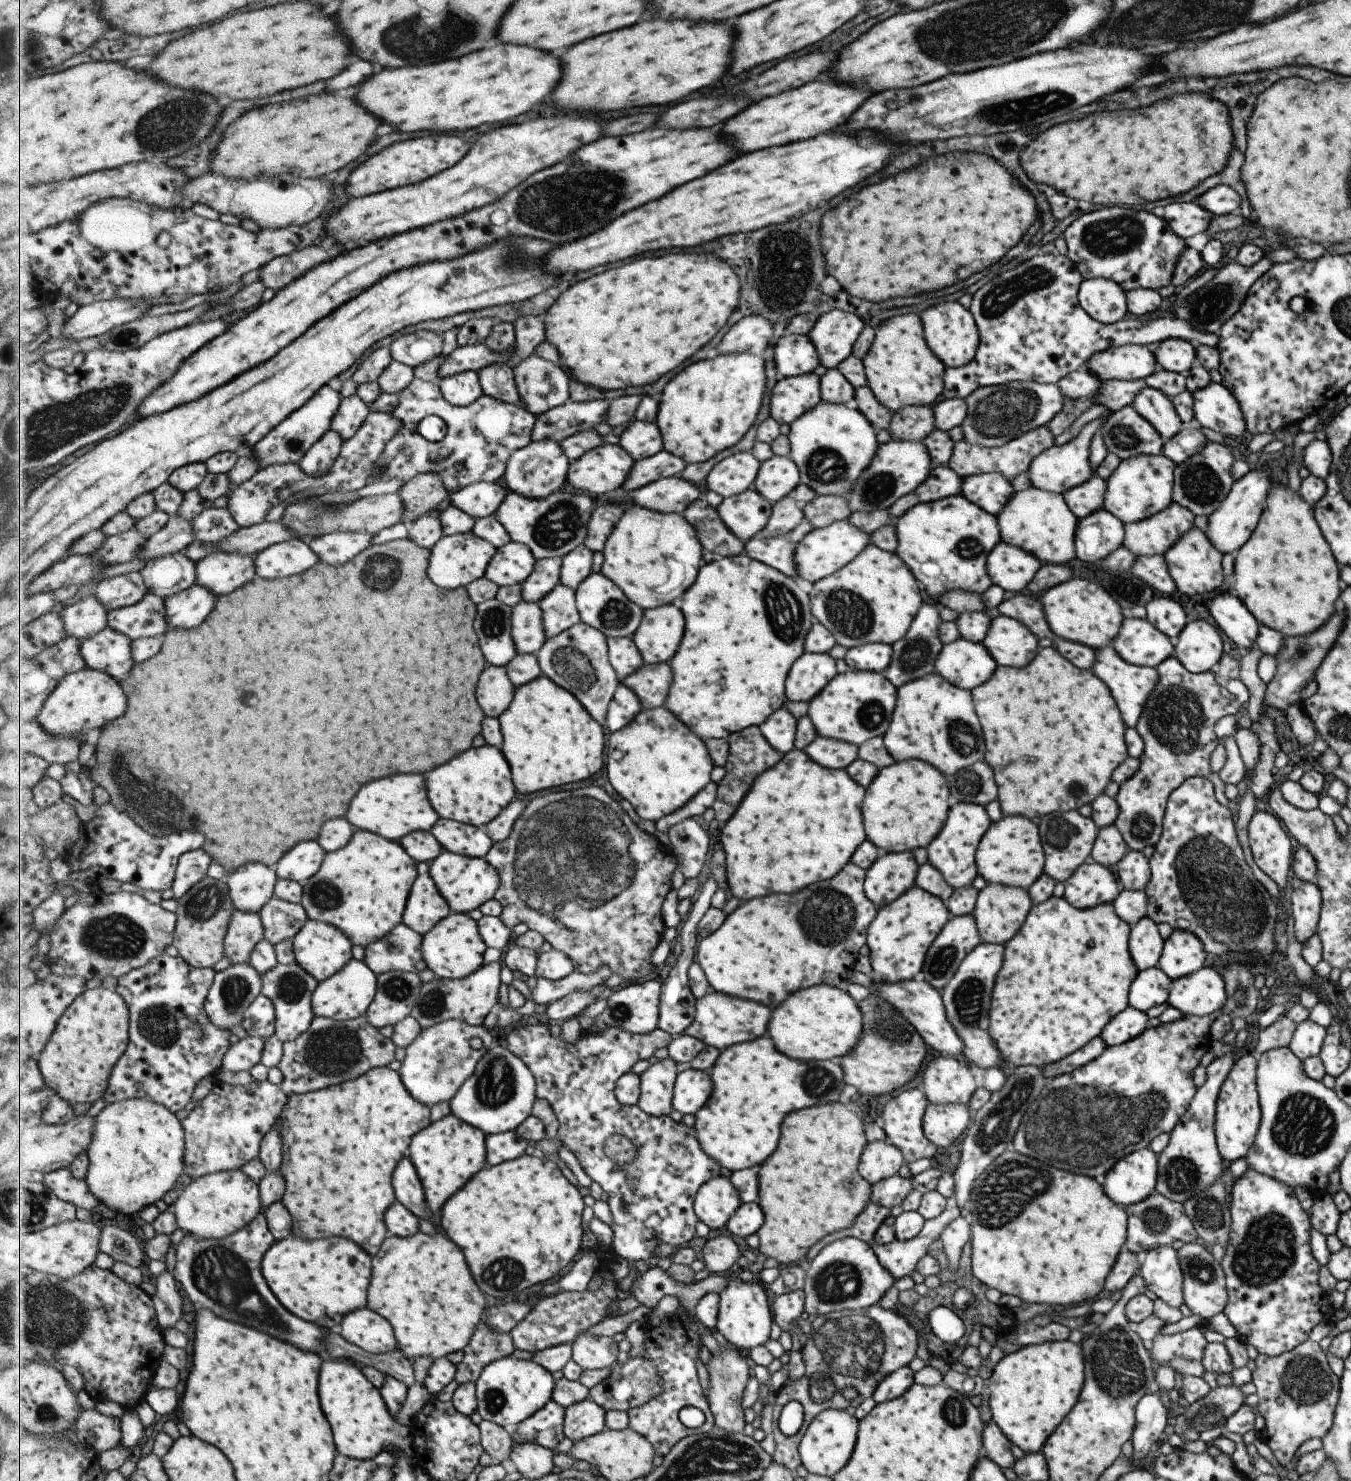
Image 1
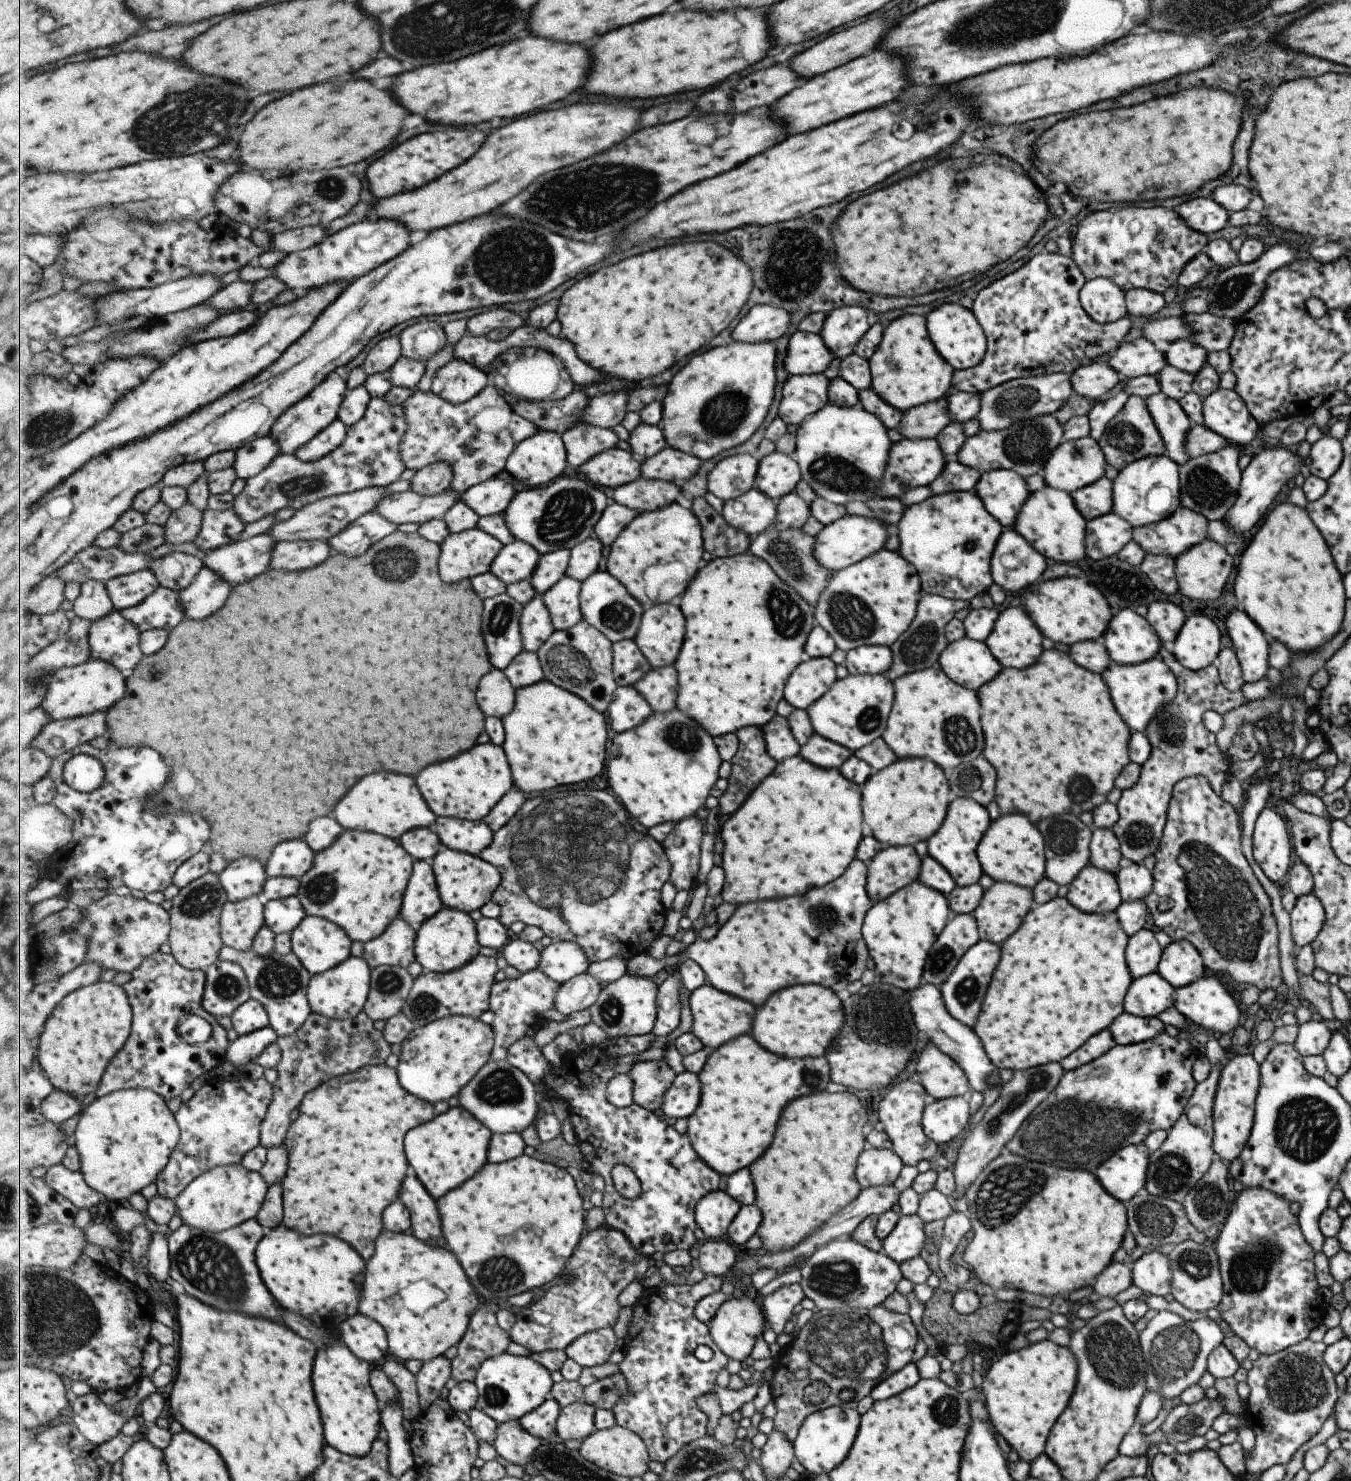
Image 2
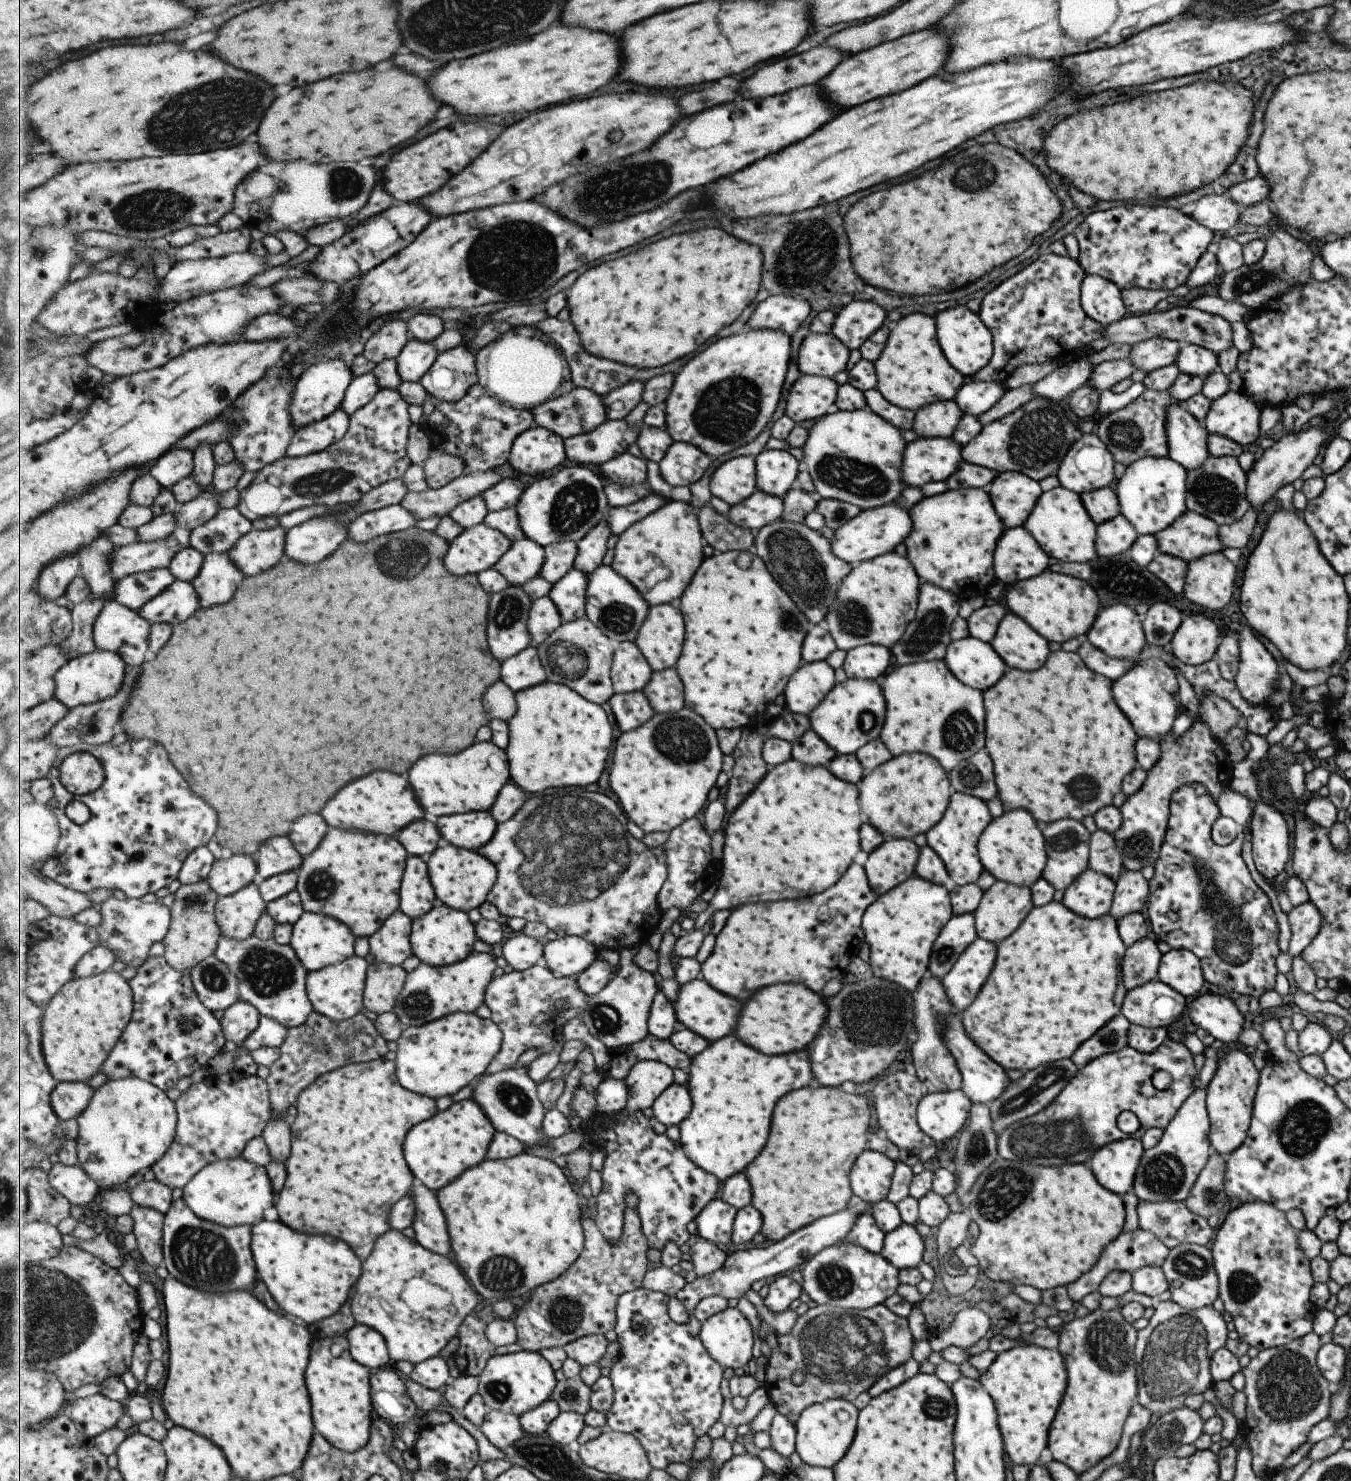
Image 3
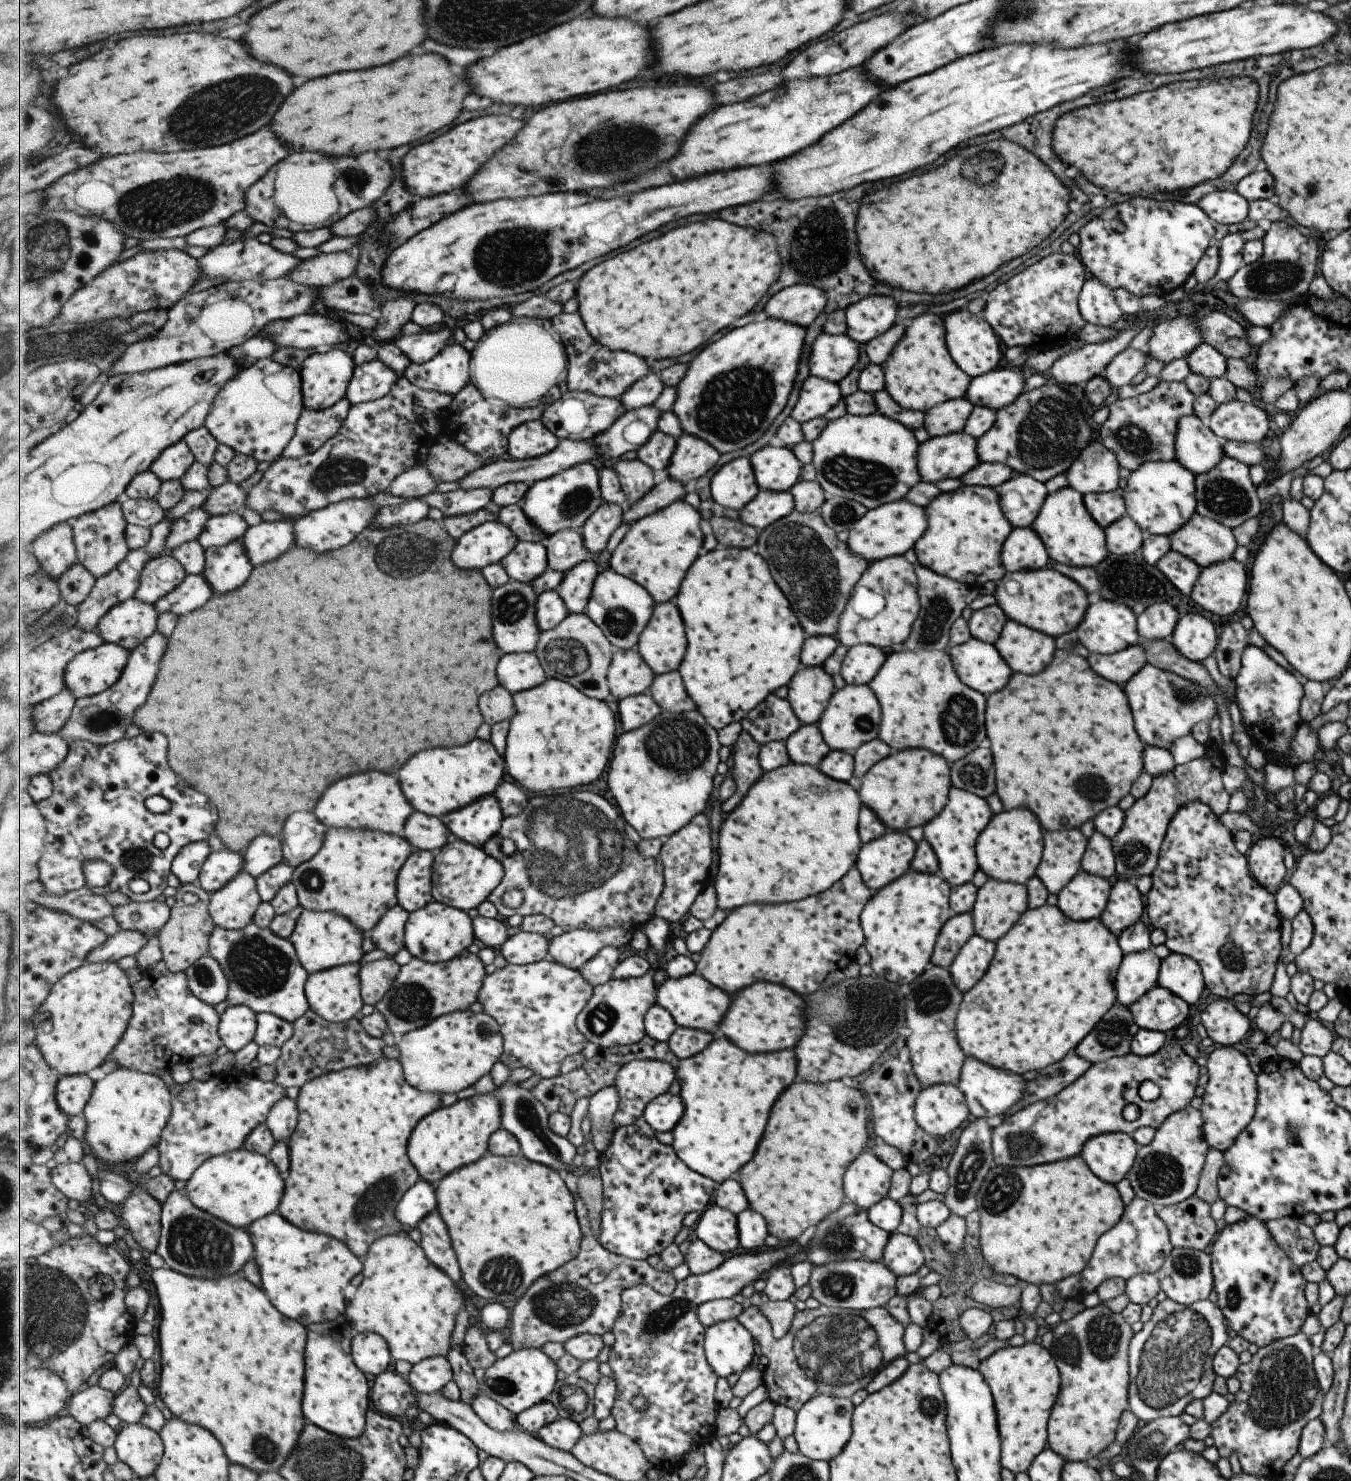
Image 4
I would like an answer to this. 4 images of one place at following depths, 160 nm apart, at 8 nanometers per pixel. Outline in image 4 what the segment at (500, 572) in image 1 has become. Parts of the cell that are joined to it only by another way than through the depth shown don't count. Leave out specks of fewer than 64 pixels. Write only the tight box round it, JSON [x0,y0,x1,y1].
[500,541,549,584]

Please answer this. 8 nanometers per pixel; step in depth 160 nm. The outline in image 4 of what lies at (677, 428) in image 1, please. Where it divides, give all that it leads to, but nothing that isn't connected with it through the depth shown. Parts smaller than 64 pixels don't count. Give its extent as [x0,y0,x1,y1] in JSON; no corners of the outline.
[672,317,805,455]

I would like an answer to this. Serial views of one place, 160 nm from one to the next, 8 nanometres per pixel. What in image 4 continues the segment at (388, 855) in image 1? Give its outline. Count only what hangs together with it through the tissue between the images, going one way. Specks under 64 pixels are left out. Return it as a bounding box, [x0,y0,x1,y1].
[292,827,416,935]

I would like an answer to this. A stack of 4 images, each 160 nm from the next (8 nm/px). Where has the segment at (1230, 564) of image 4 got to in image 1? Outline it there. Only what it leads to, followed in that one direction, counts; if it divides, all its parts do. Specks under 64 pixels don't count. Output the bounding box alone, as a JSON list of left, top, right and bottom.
[1161,527,1223,594]

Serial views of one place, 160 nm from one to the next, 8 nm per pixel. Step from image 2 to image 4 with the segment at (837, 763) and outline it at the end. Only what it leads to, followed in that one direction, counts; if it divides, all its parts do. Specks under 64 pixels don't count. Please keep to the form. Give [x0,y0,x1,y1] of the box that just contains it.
[784,724,829,767]

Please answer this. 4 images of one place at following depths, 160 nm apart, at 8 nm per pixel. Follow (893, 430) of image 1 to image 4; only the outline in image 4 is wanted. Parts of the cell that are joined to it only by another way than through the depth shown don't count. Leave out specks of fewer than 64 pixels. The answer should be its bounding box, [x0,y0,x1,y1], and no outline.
[922,398,973,437]

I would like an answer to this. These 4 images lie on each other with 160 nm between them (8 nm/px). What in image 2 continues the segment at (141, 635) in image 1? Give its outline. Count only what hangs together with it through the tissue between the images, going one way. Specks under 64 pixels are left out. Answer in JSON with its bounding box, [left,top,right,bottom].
[121,588,184,634]

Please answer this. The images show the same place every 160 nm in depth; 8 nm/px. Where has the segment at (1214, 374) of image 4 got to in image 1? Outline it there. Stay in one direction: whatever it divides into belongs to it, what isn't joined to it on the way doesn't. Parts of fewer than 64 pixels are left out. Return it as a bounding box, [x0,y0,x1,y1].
[1152,339,1196,375]

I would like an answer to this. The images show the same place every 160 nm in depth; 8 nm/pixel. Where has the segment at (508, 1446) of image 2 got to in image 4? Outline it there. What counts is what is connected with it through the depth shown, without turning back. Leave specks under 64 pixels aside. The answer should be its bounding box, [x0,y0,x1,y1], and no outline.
[470,1392,518,1432]

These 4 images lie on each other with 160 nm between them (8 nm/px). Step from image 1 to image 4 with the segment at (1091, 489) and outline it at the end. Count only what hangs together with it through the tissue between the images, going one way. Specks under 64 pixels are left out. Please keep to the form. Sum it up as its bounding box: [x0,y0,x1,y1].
[1082,491,1125,530]

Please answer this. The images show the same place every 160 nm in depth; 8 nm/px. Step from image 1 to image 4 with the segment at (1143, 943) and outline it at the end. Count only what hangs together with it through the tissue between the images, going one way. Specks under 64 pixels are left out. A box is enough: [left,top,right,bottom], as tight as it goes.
[1113,949,1160,1008]

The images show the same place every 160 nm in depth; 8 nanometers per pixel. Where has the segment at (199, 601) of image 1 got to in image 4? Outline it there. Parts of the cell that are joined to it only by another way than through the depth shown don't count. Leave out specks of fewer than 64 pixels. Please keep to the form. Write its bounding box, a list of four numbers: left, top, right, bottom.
[203,540,253,594]

